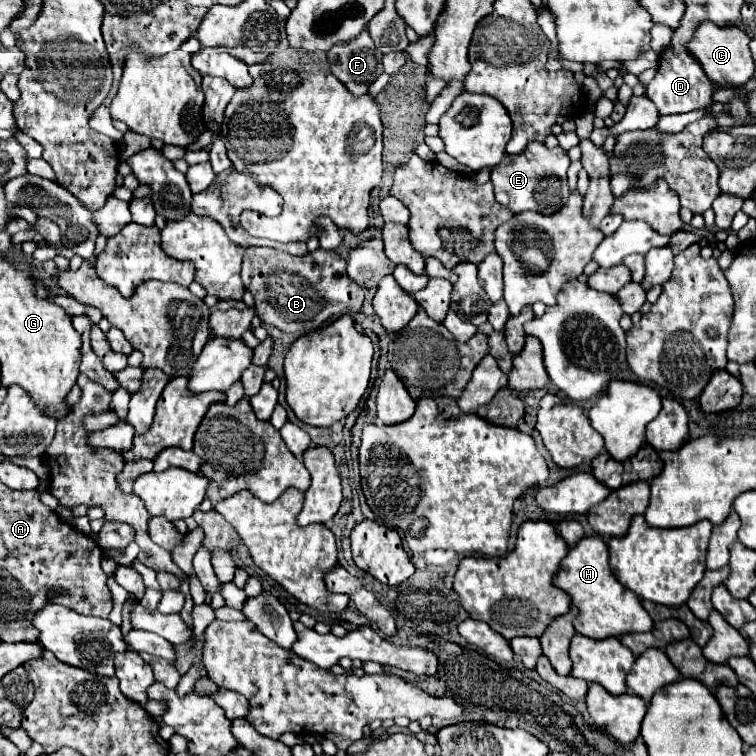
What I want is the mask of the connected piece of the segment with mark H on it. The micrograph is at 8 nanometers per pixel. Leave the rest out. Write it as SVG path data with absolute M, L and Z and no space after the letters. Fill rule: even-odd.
M599 535L583 537L573 549L569 549L553 577L553 585L563 589L571 597L571 603L579 609L573 625L575 631L585 637L605 639L629 631L649 631L653 627L653 621L643 609L641 599L623 587L611 573L607 563L607 543Z

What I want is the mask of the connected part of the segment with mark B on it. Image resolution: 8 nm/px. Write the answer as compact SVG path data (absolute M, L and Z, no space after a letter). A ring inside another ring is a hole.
M249 247L245 249L241 279L255 299L257 317L265 325L277 327L285 333L305 335L323 327L329 319L361 311L363 289L349 279L345 267L345 259L335 251L317 249L317 253L293 257L269 247Z

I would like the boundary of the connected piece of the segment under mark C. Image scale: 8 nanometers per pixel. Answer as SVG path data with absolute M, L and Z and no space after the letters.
M701 23L701 27L697 27L693 39L685 47L689 47L689 53L701 63L705 75L709 75L713 83L743 85L755 73L755 63L749 51L749 35L737 25L717 27L717 23Z

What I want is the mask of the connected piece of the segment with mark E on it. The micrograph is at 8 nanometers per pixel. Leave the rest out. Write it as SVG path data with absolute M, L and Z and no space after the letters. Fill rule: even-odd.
M529 143L523 153L509 155L497 167L493 167L491 181L495 185L495 197L501 205L509 207L513 213L531 209L551 215L559 211L569 197L567 169L569 169L569 157L565 149L561 147L547 149L543 143Z

